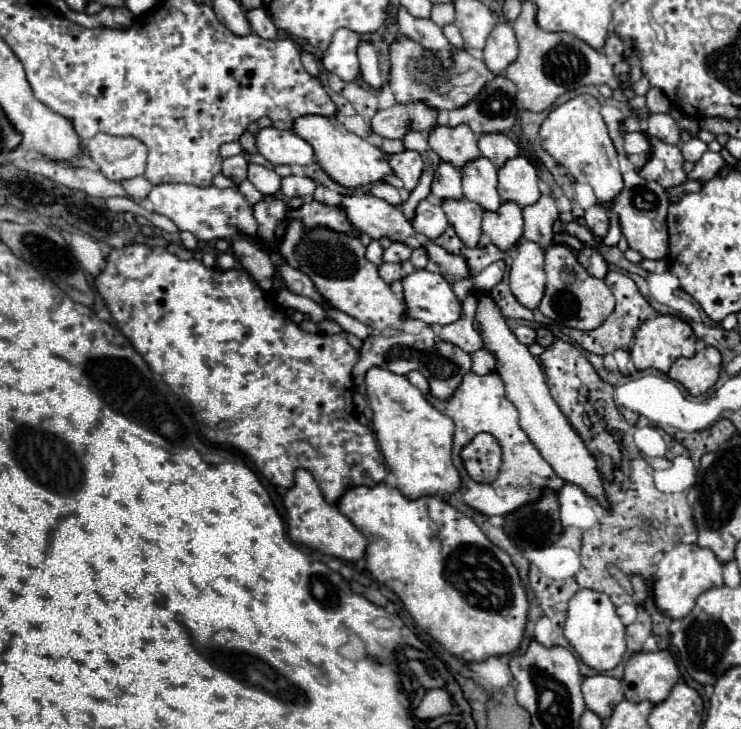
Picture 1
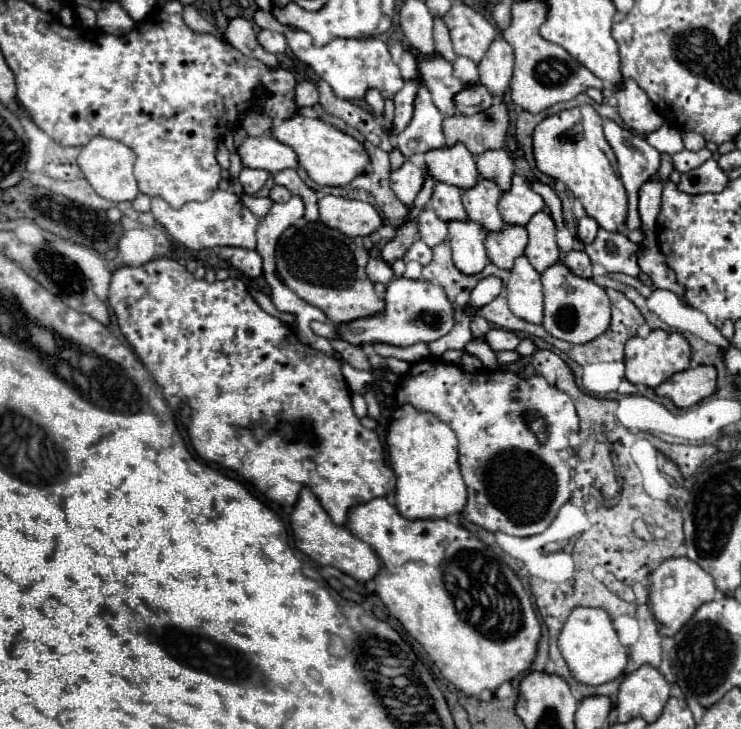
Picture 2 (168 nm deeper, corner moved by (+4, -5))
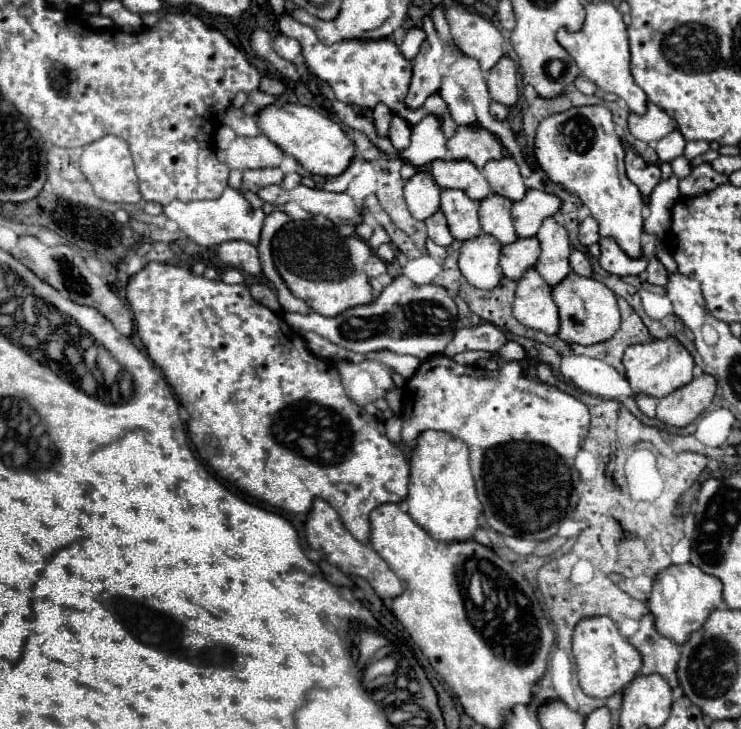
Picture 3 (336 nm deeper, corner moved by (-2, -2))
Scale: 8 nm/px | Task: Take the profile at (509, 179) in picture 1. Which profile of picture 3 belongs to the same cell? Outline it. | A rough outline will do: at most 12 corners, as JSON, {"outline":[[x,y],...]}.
{"outline":[[526,190],[512,204],[512,222],[522,238],[536,236],[542,220],[556,214],[560,198]]}

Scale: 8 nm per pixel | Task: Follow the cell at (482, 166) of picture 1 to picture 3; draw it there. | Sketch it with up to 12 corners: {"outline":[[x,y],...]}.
{"outline":[[486,196],[478,206],[482,230],[500,244],[518,238],[512,200]]}

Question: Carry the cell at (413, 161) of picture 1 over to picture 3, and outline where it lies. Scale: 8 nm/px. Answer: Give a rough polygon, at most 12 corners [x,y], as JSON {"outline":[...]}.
{"outline":[[424,170],[404,182],[414,218],[440,208],[440,186]]}

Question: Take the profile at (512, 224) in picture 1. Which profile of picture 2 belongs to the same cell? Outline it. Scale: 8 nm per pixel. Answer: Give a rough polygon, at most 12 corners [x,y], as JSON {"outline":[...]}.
{"outline":[[506,225],[488,233],[486,251],[500,269],[524,255],[528,233]]}

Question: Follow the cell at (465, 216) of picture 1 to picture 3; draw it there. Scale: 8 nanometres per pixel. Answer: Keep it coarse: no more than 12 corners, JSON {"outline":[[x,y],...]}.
{"outline":[[488,234],[464,240],[462,276],[492,290],[502,278],[502,244]]}

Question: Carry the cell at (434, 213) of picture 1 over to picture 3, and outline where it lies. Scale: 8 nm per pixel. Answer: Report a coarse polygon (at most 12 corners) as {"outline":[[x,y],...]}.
{"outline":[[440,210],[428,216],[428,238],[440,246],[454,242]]}

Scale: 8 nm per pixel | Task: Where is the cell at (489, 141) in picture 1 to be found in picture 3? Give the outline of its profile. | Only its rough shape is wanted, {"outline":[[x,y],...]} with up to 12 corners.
{"outline":[[512,156],[482,168],[492,192],[522,200],[524,178]]}

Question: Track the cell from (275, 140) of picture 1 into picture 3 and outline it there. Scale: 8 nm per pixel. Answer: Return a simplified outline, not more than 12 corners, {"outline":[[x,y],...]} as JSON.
{"outline":[[238,136],[228,168],[278,168],[284,150],[268,136]]}

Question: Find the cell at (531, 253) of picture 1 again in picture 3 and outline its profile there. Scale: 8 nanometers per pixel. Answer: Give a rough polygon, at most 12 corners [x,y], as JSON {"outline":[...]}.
{"outline":[[536,268],[518,280],[514,316],[520,324],[558,332],[552,288]]}

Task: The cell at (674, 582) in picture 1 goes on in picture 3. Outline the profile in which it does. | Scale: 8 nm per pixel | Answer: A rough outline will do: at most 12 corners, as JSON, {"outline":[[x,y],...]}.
{"outline":[[690,562],[654,578],[656,630],[684,644],[714,608],[722,584]]}

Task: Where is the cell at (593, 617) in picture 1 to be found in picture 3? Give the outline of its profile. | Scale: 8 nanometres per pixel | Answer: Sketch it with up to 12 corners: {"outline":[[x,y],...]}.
{"outline":[[590,616],[572,636],[586,694],[608,698],[642,658],[610,616]]}

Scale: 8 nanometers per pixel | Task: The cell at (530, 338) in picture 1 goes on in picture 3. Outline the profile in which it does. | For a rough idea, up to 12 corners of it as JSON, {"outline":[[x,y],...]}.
{"outline":[[494,324],[456,332],[444,354],[464,350],[498,352],[506,334]]}

